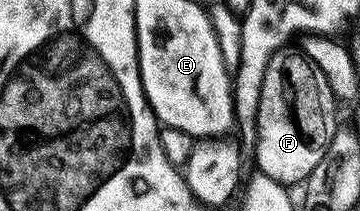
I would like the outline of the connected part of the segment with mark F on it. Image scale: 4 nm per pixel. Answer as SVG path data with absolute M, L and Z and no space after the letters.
M285 48L275 54L266 68L266 76L262 80L262 96L256 113L256 161L259 173L270 176L275 182L293 184L309 171L312 171L331 144L336 122L338 101L332 94L330 84L319 67L304 54L295 54L292 48Z

